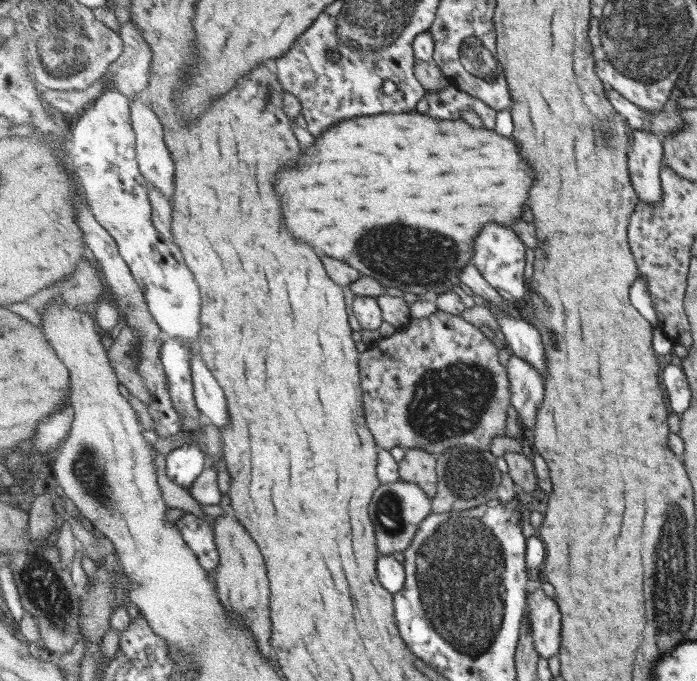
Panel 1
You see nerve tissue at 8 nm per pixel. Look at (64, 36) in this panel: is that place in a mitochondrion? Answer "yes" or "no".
yes

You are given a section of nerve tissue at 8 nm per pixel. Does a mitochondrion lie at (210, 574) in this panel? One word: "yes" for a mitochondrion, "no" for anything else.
no

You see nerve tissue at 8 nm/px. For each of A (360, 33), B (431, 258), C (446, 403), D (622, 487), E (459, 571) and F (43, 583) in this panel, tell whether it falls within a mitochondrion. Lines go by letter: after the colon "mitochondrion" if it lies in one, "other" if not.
A: mitochondrion
B: mitochondrion
C: mitochondrion
D: other
E: mitochondrion
F: mitochondrion

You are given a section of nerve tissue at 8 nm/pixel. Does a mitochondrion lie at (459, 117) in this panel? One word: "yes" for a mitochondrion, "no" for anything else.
no

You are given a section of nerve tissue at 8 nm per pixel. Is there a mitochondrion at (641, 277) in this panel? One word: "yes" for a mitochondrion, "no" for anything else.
no

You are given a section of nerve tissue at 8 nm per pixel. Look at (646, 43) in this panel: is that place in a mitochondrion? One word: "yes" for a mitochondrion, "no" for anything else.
yes

